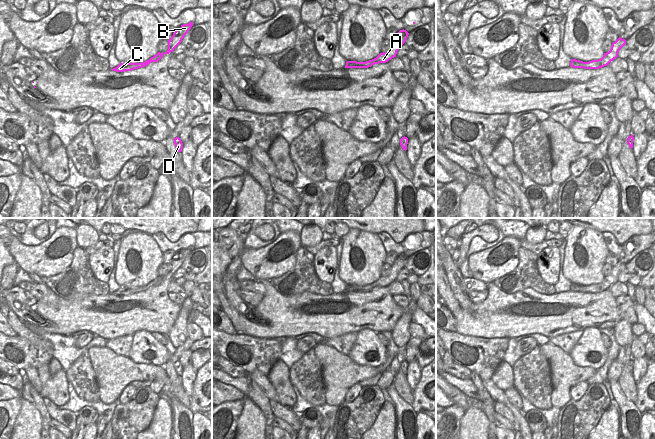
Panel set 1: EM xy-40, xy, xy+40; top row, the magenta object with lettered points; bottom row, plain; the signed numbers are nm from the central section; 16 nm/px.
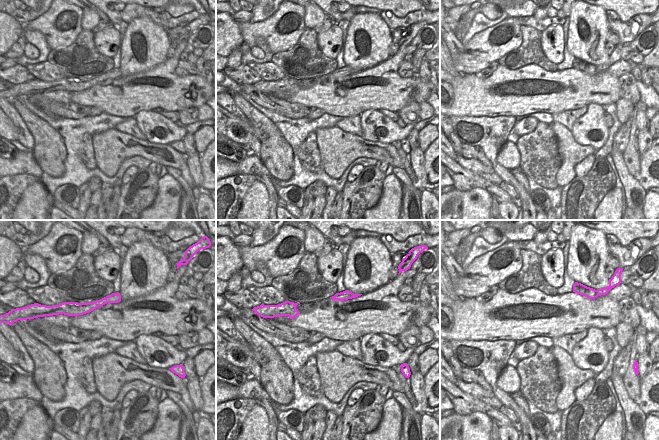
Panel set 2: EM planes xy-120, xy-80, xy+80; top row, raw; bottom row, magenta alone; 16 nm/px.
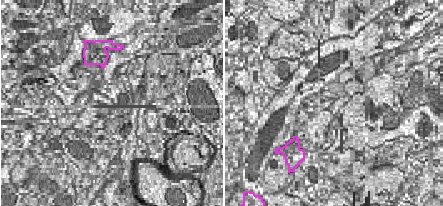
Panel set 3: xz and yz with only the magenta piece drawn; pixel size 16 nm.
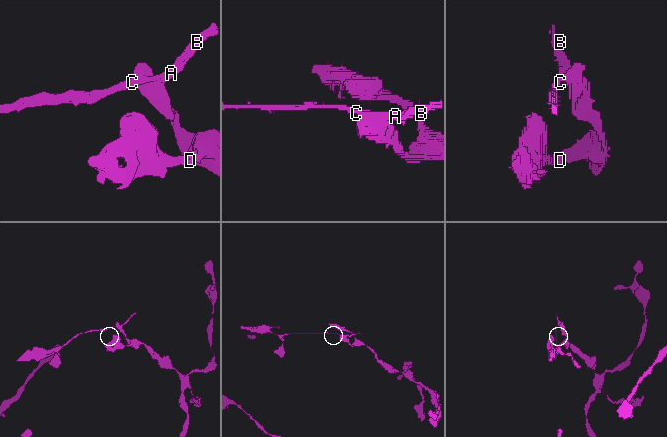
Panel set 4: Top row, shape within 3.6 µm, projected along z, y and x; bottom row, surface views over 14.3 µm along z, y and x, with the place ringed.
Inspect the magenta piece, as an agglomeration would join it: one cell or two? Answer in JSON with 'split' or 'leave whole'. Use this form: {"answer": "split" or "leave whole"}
{"answer": "split"}

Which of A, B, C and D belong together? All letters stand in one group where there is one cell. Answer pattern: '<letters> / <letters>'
A B C / D

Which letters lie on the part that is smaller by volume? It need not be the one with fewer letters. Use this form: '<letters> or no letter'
A, B, C

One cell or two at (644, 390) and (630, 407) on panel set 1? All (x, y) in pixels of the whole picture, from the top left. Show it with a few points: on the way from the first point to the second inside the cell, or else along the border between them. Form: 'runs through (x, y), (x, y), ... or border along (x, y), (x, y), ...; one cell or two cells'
border along (634, 403), (641, 413); two cells

